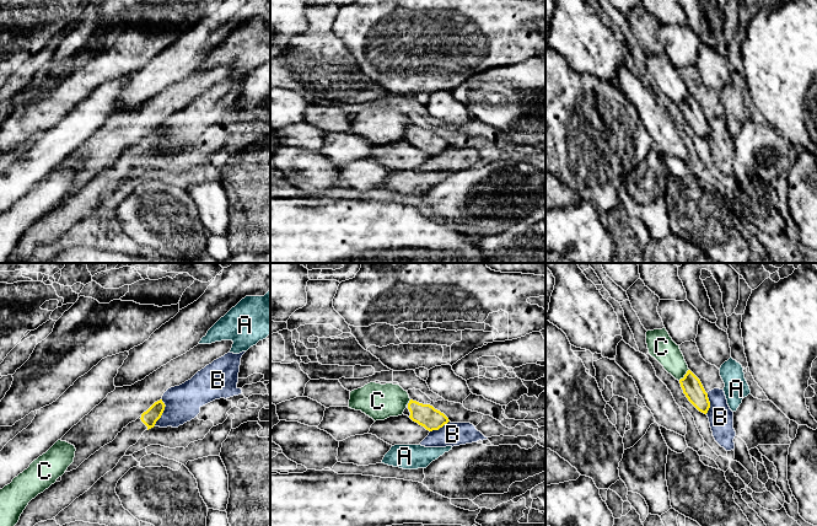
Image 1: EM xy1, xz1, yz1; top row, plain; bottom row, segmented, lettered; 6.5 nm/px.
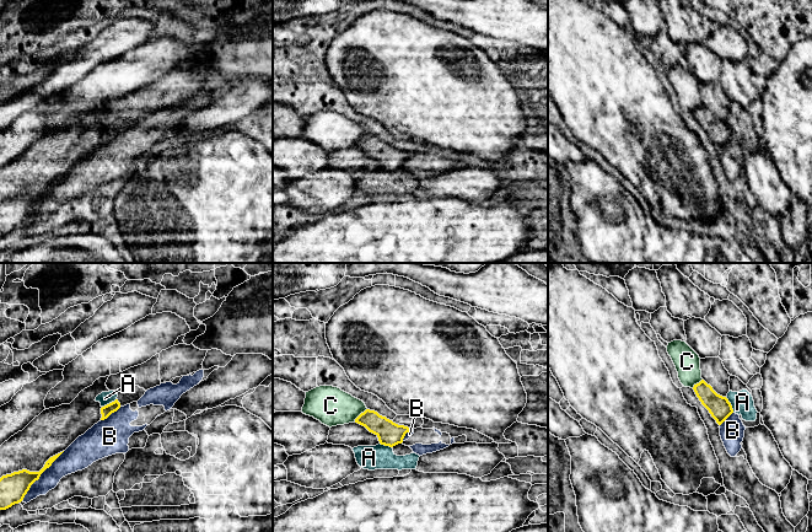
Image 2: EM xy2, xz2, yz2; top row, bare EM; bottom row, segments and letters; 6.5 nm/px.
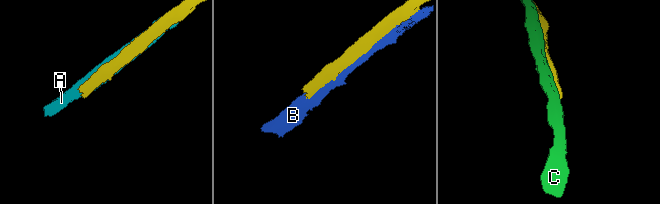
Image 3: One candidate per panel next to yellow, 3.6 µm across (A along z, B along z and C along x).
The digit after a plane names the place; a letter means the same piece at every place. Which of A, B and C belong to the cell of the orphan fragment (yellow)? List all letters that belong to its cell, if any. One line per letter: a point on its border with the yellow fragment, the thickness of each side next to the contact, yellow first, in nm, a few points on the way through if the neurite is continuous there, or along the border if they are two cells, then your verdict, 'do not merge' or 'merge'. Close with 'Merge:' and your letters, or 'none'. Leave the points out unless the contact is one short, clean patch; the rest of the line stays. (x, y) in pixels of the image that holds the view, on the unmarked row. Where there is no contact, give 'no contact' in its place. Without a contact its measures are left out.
A: meets yellow in yz2 at (730, 129); 150 nm thick on the yellow side, 150 nm on the other; border along yz2 (725, 122), (733, 136); do not merge
B: meets yellow in xy2 at (39, 200); 180 nm thick on the yellow side, 160 nm on the other; do not merge
C: meets yellow in xz2 at (360, 139); 160 nm thick on the yellow side, 240 nm on the other; do not merge
Merge: none

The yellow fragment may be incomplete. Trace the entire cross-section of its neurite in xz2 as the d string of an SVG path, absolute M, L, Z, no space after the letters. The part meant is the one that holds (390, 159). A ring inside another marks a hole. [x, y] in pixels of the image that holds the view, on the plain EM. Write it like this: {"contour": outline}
{"contour": "M370 134L361 138L355 144L355 147L365 151L370 157L375 158L381 170L389 172L402 168L405 158L413 155L413 152L398 150Z"}

